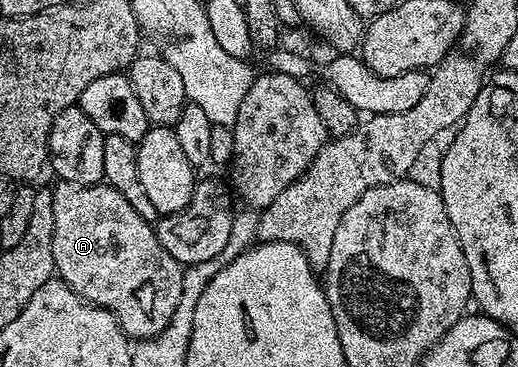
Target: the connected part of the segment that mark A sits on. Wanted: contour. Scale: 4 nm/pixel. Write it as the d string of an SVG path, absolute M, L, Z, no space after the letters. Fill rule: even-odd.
M58 180L52 186L55 207L55 235L53 236L53 268L68 288L75 290L90 305L98 305L115 315L121 330L130 339L159 336L170 323L184 293L183 265L171 257L170 252L159 243L156 228L144 221L107 183L81 186Z

